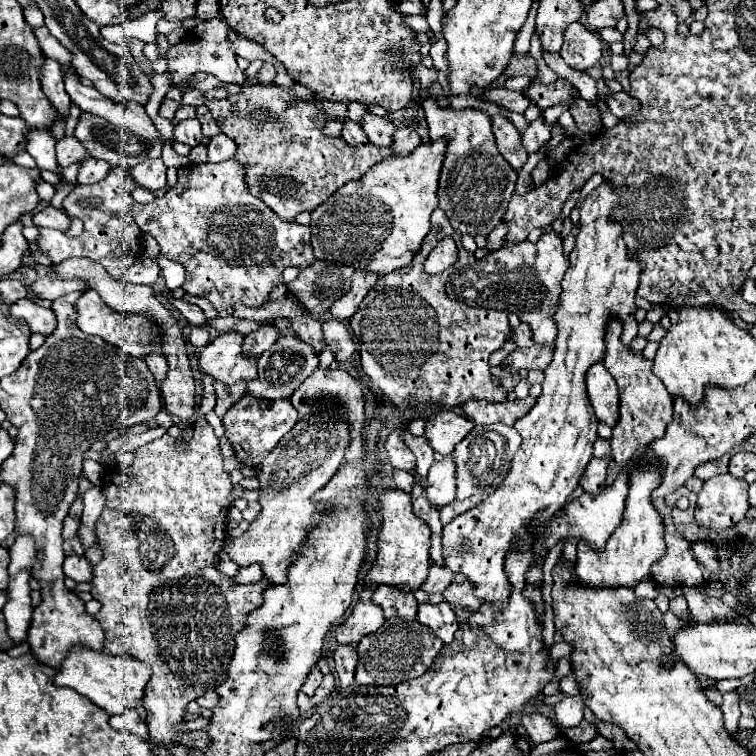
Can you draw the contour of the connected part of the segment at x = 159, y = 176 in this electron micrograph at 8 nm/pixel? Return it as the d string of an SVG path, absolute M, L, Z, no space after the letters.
M147 159L139 165L135 165L129 173L137 187L145 187L149 191L163 189L167 185L165 181L165 163L161 159Z

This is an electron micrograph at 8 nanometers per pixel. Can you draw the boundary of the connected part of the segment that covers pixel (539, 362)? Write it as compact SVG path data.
M533 345L529 349L515 349L509 357L503 359L503 365L509 367L509 373L515 375L521 369L539 369L543 371L549 365L553 349L547 345Z

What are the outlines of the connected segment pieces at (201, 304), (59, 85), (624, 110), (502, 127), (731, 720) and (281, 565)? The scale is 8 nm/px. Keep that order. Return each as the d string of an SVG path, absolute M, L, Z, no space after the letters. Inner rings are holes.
M185 293L181 299L183 299L185 303L197 305L197 307L199 307L199 309L205 313L205 317L207 317L207 319L215 319L215 317L219 315L219 313L217 313L217 309L215 309L215 307L213 307L213 305L211 305L207 299L201 299L201 297L193 297L193 295L187 295L187 293Z
M43 57L43 65L41 65L41 89L43 93L53 101L57 113L65 119L69 115L69 95L65 93L63 87L63 75L61 75L61 67L57 65L57 61Z
M621 91L621 93L609 93L607 99L605 99L605 105L609 107L609 111L617 119L633 117L639 111L639 103L633 97L629 97L625 91Z
M499 113L491 115L491 125L493 125L493 135L495 135L499 153L509 161L513 169L521 169L527 163L529 155L525 153L525 147L521 145L517 127Z
M737 689L735 691L729 691L729 693L723 693L723 705L721 705L721 711L723 711L723 719L725 719L725 727L729 729L729 733L735 733L739 729L739 717L741 717L741 711L739 711L739 693Z
M311 415L305 421L299 421L283 437L283 441L277 443L277 447L269 453L269 457L265 457L265 461L261 461L257 469L257 479L261 483L261 513L241 537L225 537L223 549L233 563L239 567L259 563L271 585L281 585L287 581L291 553L323 517L323 507L313 503L311 497L337 473L347 445L349 425L321 415Z

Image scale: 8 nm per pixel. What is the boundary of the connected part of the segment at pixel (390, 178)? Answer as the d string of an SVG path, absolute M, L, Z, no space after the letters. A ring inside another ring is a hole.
M445 141L425 143L419 145L407 157L391 155L389 159L373 165L361 179L343 185L333 197L329 197L325 203L321 203L317 209L311 211L309 227L313 233L311 245L315 257L321 261L349 265L353 269L377 275L387 275L393 273L395 269L409 265L409 261L421 247L421 241L431 229L429 217L437 209L437 181L443 157L445 157Z

